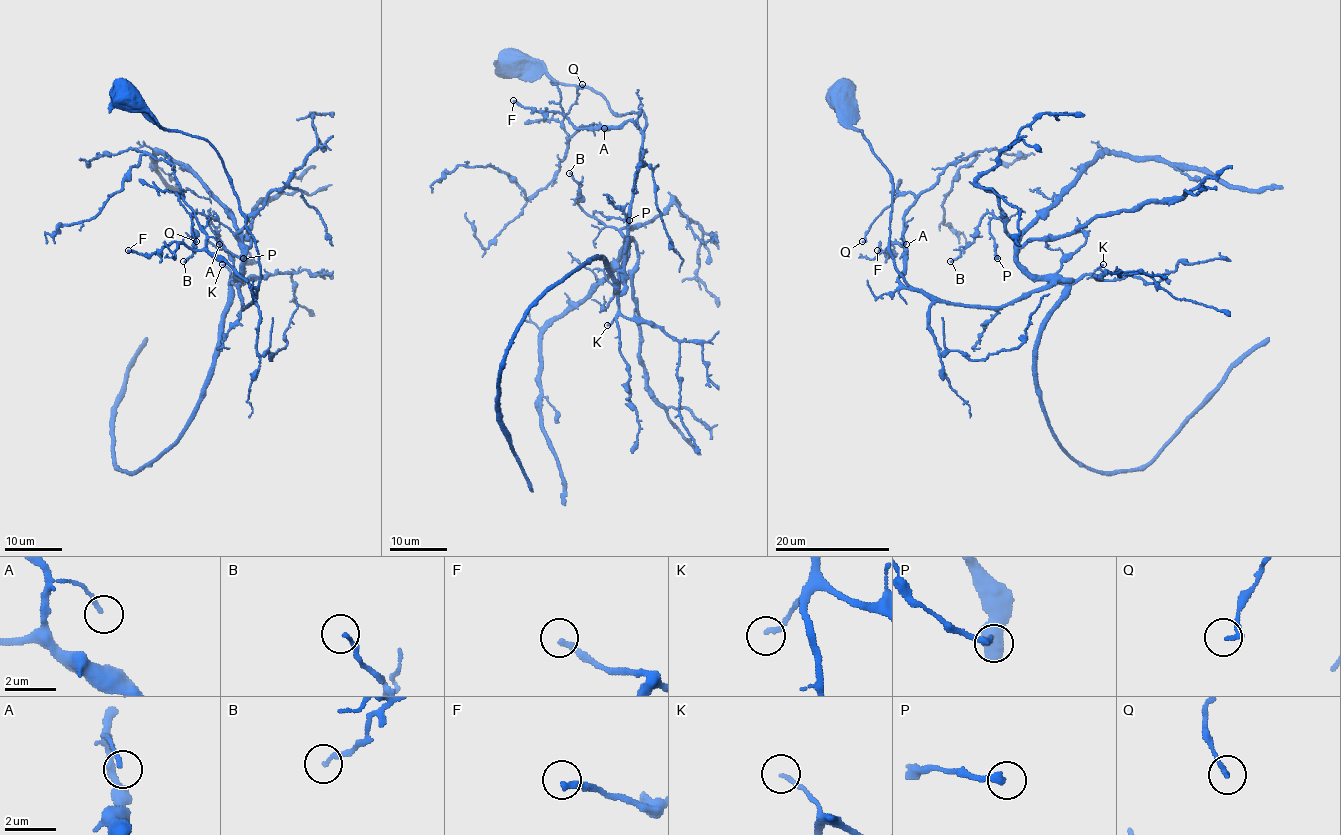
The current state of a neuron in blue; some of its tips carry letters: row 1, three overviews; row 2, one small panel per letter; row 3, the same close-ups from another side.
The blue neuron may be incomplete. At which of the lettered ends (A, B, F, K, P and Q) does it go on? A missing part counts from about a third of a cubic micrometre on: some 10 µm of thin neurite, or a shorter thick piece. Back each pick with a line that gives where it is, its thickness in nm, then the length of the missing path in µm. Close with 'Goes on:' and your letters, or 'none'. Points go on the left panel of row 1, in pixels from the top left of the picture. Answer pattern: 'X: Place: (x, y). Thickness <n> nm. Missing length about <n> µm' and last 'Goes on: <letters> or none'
F: Place: (128, 250). Thickness 240 nm. Missing length about 30 µm
K: Place: (222, 264). Thickness 170 nm. Missing length about 30 µm
Goes on: F, K

